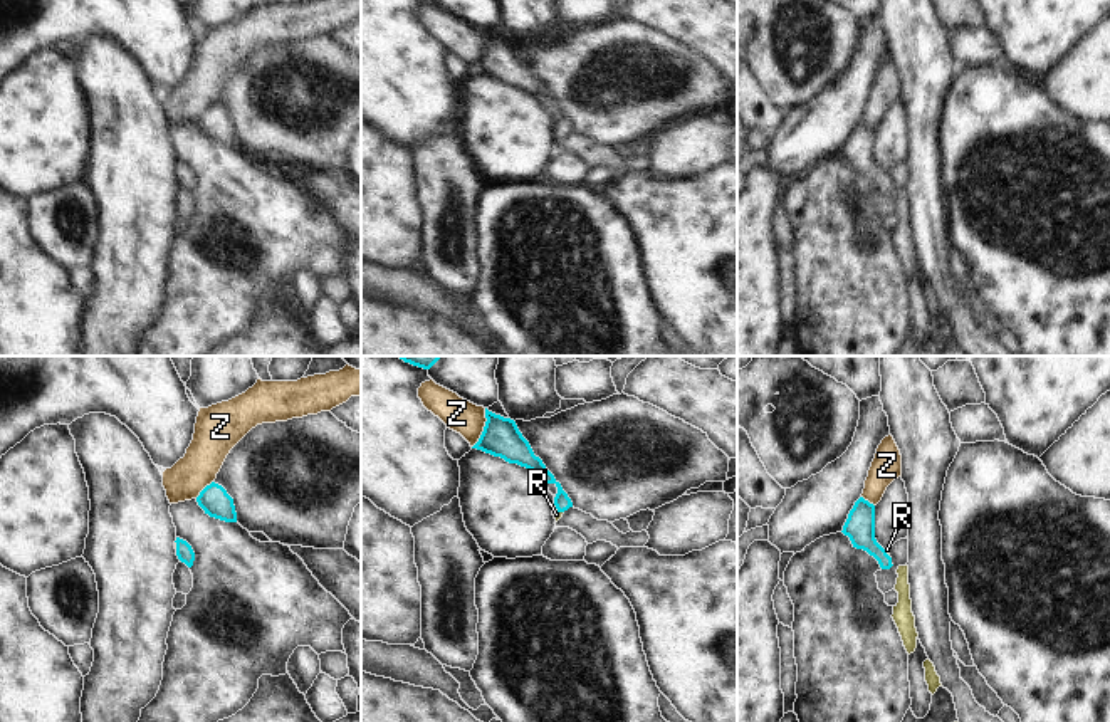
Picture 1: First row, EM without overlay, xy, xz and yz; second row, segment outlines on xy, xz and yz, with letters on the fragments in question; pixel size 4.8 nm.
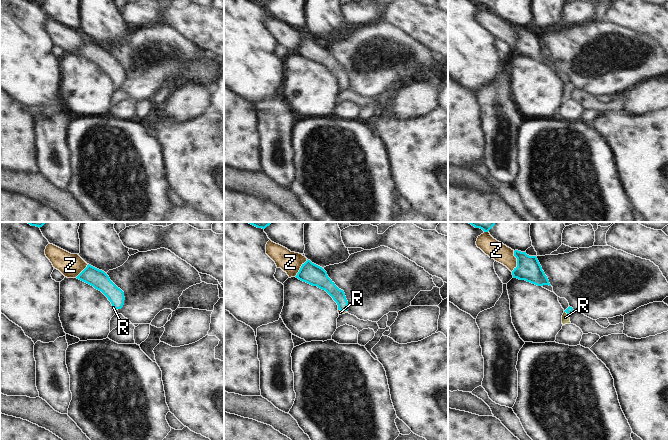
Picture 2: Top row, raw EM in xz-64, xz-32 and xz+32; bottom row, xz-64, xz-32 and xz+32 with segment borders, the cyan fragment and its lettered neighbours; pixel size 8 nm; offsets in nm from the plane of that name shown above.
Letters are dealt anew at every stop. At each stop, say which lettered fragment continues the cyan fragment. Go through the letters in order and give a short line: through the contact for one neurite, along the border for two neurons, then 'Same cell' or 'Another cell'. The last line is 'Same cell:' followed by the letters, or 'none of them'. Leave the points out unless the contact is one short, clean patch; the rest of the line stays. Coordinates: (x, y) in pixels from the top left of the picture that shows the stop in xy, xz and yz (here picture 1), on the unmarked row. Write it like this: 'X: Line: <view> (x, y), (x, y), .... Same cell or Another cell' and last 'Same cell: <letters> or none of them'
R: Line: xz (561, 125), (558, 133), (556, 138). Same cell
Z: Another cell
Same cell: R

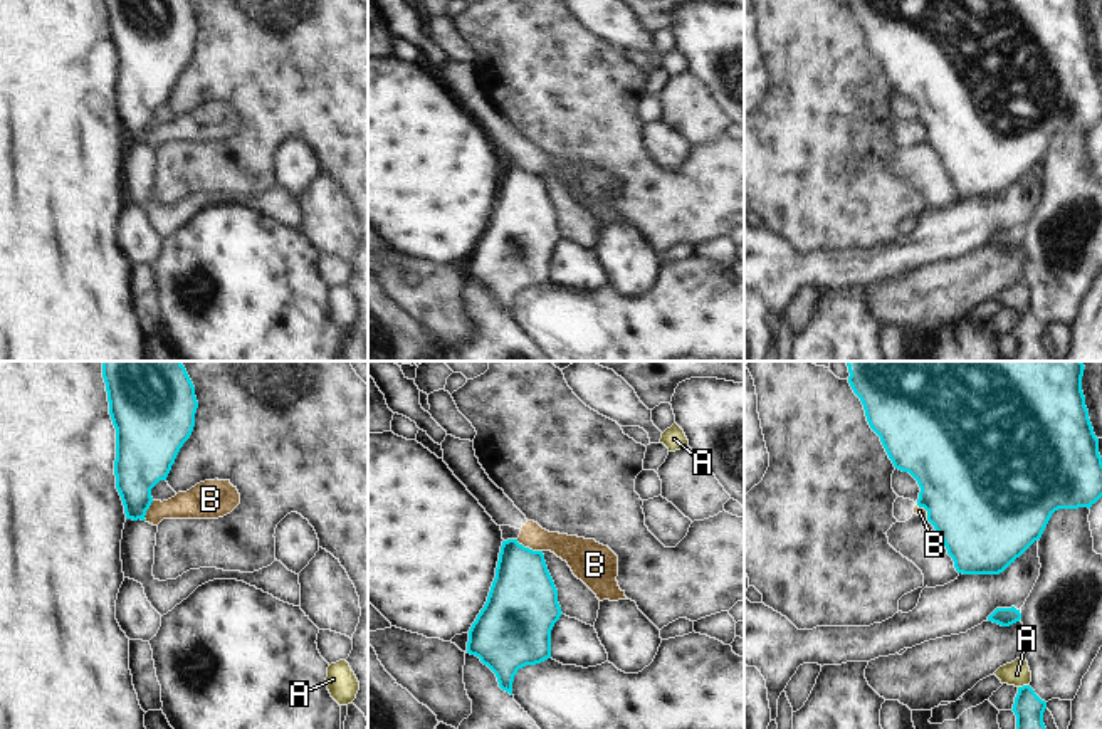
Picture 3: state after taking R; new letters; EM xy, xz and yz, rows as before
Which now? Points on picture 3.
A: Line: yz (1028, 308), (1018, 311). Another cell
B: Line: xz (516, 163), (524, 170), (541, 175). Another cell
Same cell: none of them

